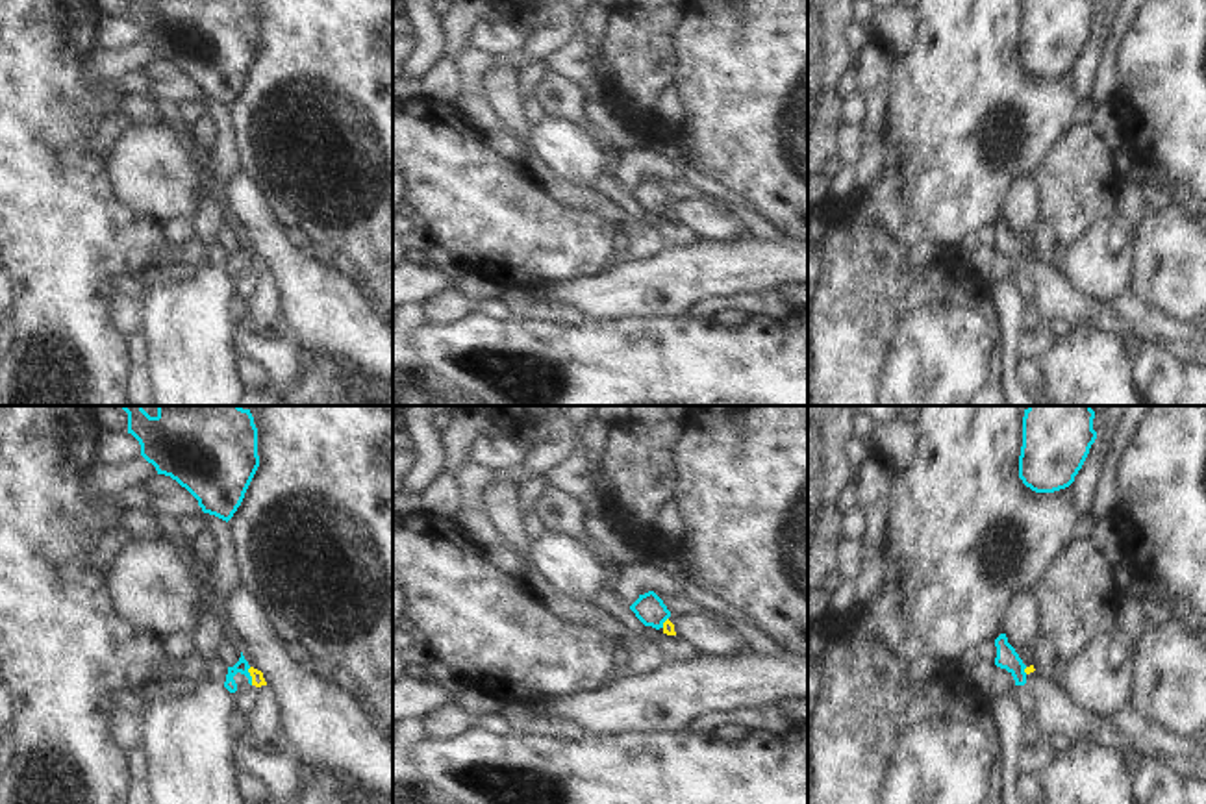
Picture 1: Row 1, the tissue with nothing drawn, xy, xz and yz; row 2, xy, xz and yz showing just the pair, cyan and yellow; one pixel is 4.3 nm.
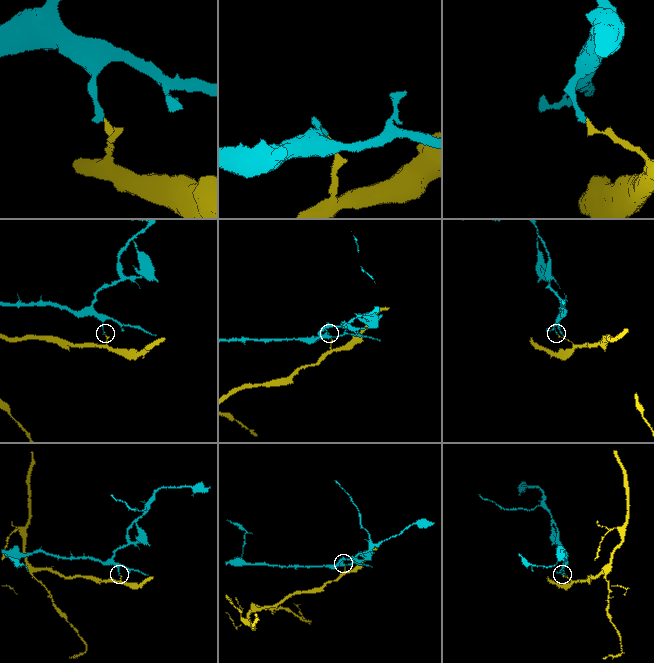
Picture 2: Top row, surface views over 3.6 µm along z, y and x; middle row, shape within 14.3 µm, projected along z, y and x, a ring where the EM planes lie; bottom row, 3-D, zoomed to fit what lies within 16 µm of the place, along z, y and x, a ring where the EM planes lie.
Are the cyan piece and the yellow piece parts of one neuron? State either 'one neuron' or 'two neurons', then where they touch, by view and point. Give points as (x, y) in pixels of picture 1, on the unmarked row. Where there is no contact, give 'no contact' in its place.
two neurons | xy (251, 262)

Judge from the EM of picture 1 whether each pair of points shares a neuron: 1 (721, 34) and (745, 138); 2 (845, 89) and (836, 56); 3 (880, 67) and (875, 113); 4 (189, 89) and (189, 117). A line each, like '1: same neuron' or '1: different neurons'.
1: same neuron
2: different neurons
3: same neuron
4: different neurons

